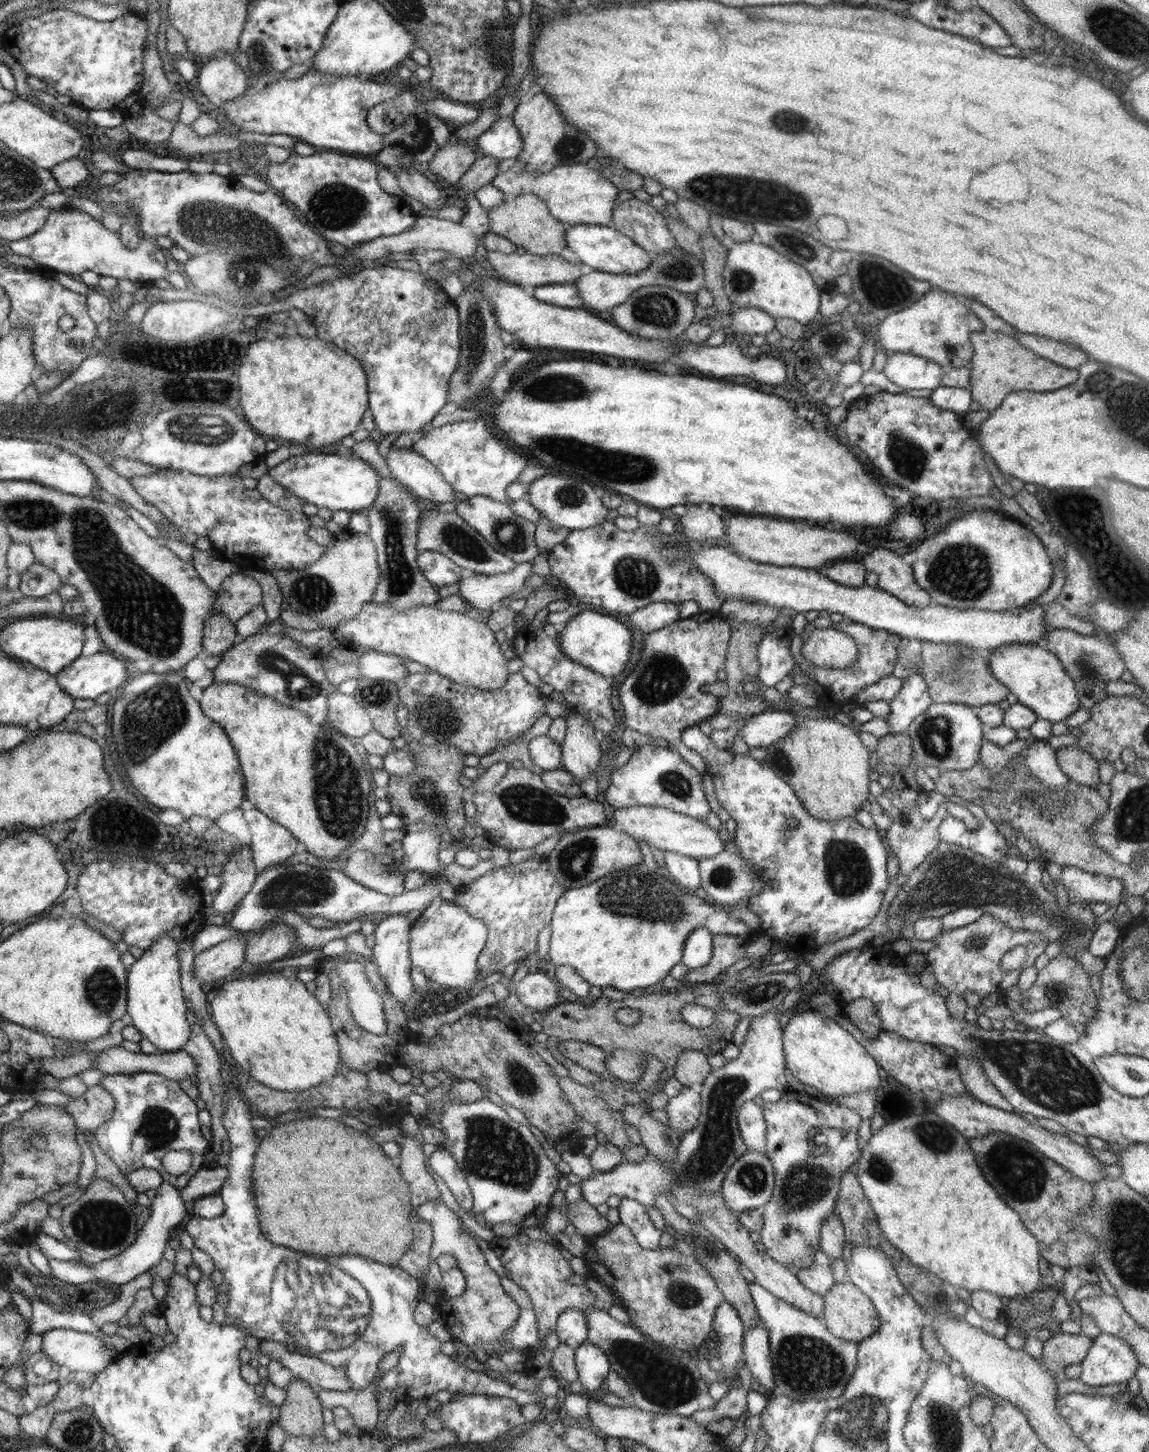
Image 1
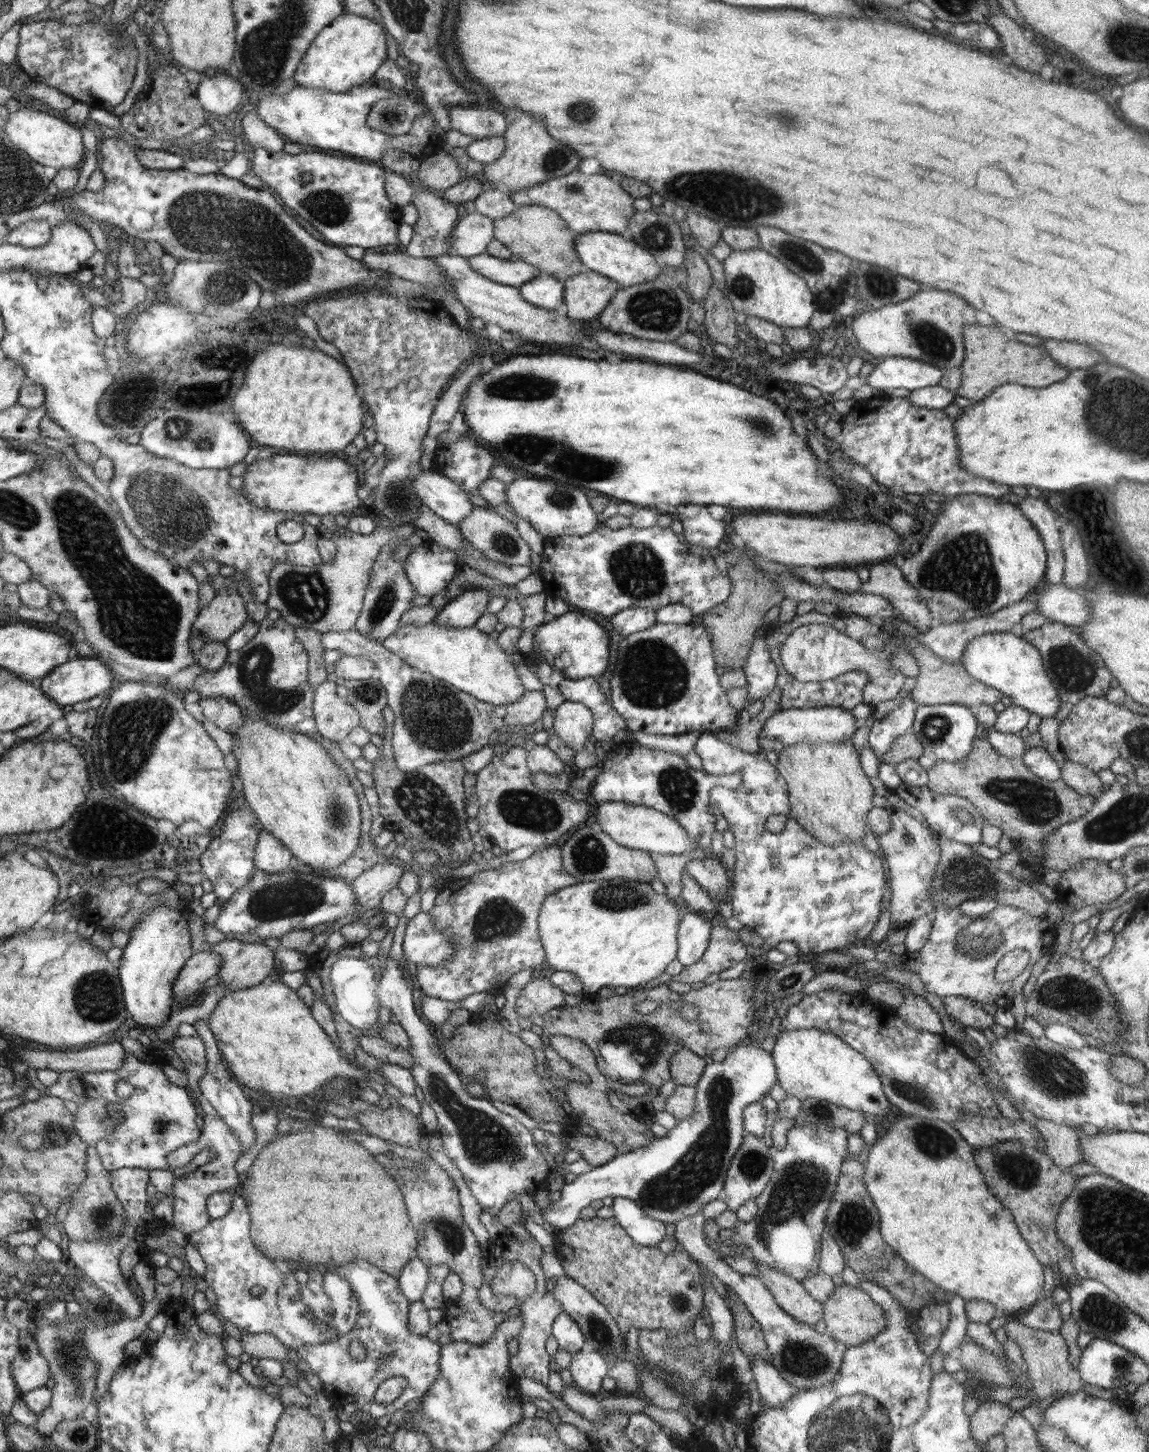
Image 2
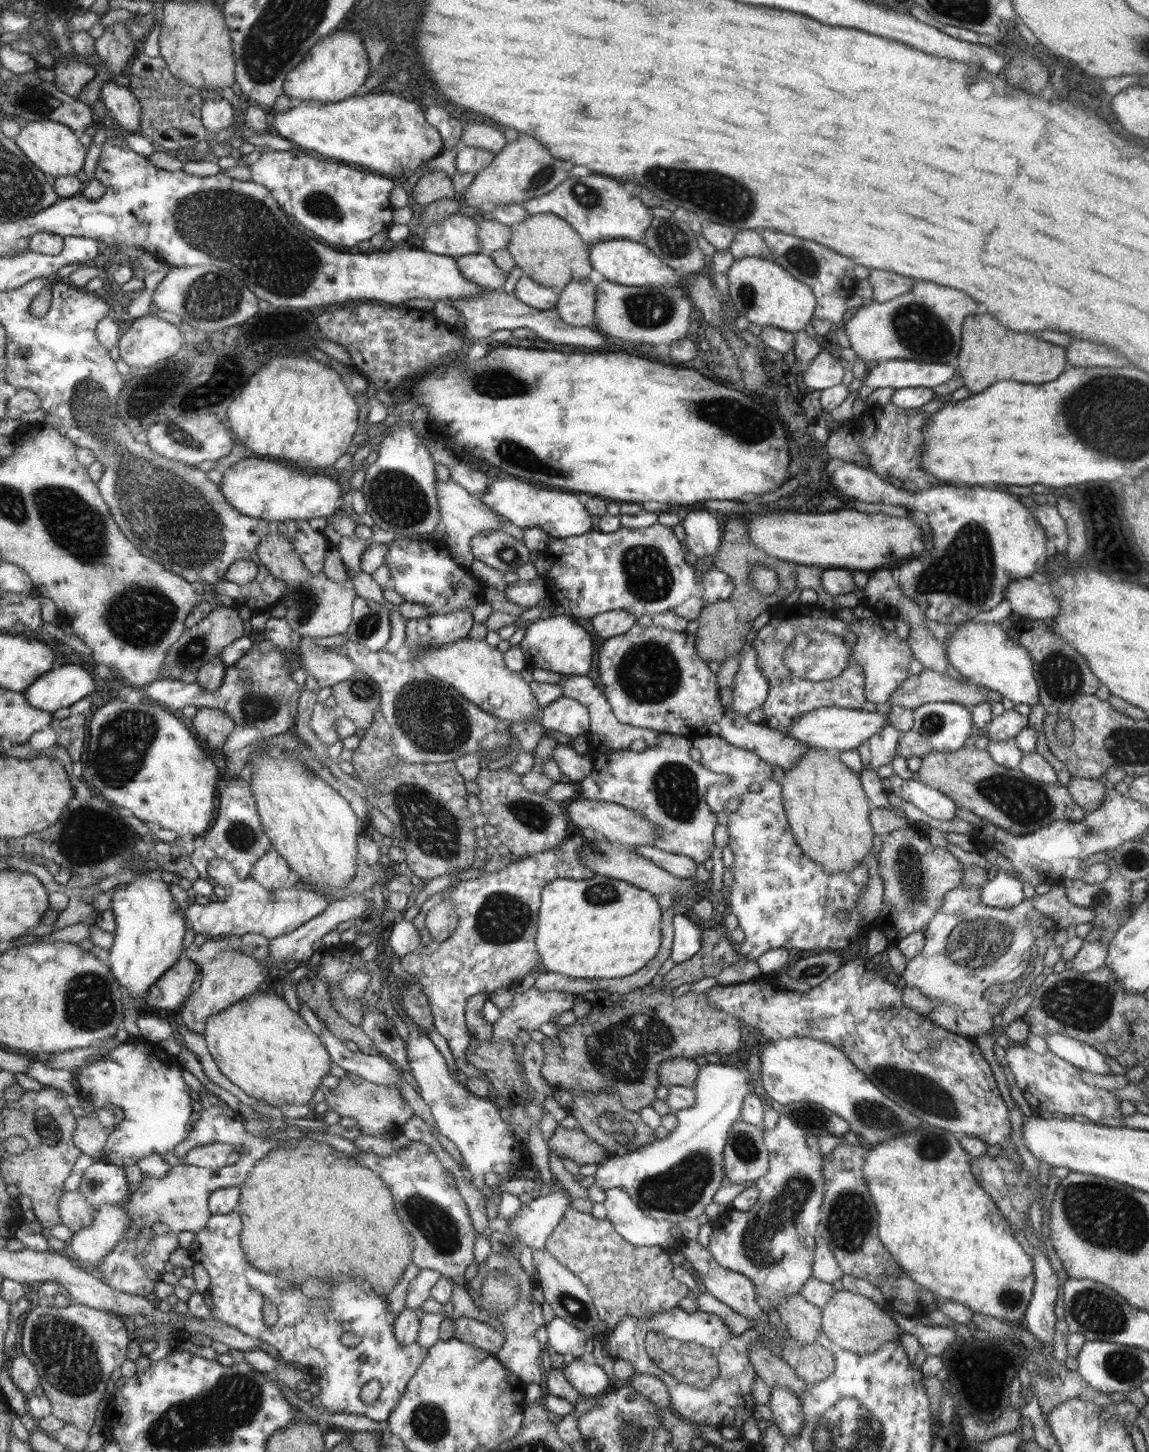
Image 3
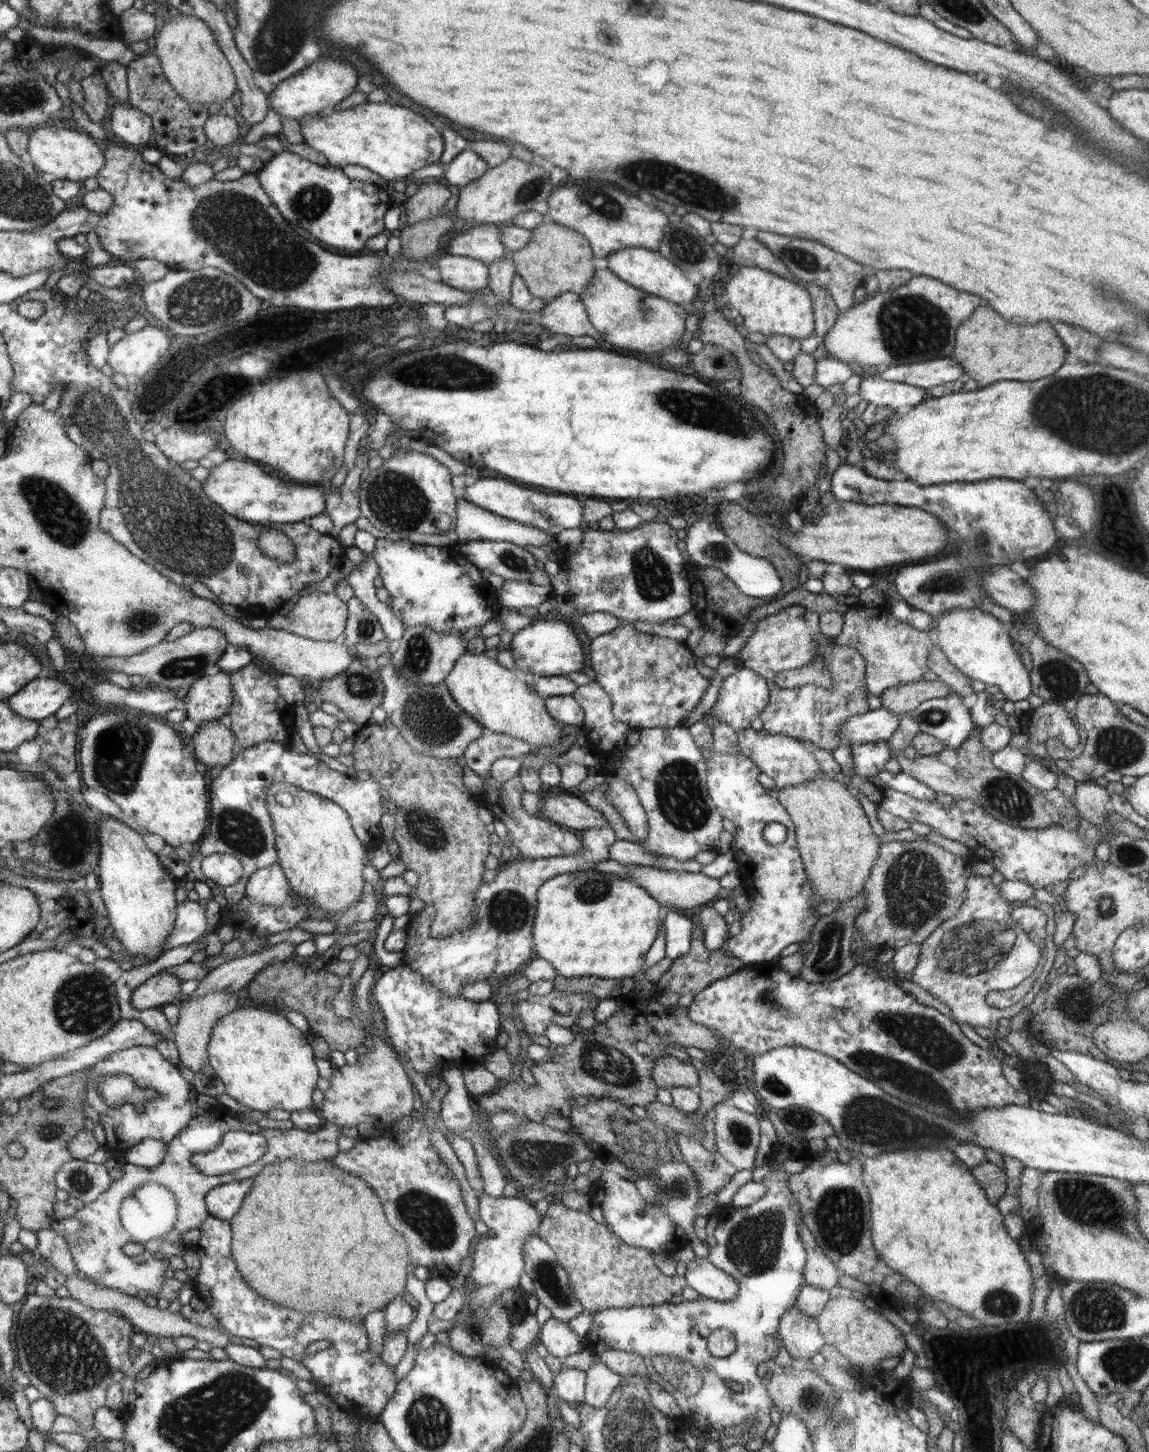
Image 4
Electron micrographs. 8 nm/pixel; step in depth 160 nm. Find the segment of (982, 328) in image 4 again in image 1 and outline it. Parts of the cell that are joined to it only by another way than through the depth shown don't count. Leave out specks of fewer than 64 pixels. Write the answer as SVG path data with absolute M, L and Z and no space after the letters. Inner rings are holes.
M986 330L982 332L972 332L970 338L973 346L973 355L971 358L972 366L970 372L970 394L972 400L982 404L986 410L998 408L1002 404L1004 396L1012 391L1032 391L1032 392L1052 392L1058 388L1064 388L1072 384L1078 377L1077 369L1069 369L1054 364L1046 360L1020 344L1018 339Z

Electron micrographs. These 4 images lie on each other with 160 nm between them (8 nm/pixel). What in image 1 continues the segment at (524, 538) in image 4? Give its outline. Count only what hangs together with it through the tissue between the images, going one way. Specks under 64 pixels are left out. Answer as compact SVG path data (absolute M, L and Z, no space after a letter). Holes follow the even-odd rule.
M389 449L385 461L392 476L403 486L409 488L419 498L427 498L430 502L458 502L454 497L456 488L444 480L440 471L414 449Z

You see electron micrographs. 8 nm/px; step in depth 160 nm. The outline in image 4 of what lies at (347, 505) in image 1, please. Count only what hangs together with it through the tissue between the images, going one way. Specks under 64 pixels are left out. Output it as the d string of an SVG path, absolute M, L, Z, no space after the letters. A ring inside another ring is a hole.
M228 458L221 465L212 467L203 483L203 491L235 518L256 524L307 522L326 510L320 485L304 485L287 479L268 476L258 463L246 462L246 458Z

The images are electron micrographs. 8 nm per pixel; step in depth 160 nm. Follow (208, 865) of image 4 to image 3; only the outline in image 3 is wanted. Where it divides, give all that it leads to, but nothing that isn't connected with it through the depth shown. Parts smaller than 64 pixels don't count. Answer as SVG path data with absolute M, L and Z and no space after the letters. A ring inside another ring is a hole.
M218 859L212 860L208 866L209 880L212 883L220 884L228 892L225 901L217 901L214 898L207 904L201 905L194 901L190 901L188 907L184 911L184 916L187 919L187 928L191 928L194 934L200 938L218 938L219 936L225 936L228 934L238 935L239 937L247 932L254 932L256 934L262 934L268 939L281 937L283 934L296 930L299 926L302 926L306 921L318 916L324 912L326 906L328 906L325 893L316 893L316 889L309 887L306 890L303 887L290 887L287 883L284 887L277 888L276 890L266 891L266 889L258 884L254 878L241 879L236 874L232 864L226 862L226 860Z

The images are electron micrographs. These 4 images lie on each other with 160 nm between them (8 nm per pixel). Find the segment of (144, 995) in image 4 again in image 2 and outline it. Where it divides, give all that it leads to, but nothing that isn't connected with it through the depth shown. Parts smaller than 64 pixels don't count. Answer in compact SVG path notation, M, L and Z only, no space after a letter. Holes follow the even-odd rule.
M194 952L187 964L179 972L174 984L175 997L178 1003L192 996L198 988L219 971L222 959L219 954L211 952Z

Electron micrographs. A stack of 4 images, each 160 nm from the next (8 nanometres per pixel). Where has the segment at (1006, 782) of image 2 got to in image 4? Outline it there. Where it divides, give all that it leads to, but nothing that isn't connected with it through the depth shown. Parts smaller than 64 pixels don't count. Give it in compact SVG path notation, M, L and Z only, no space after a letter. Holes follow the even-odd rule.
M976 738L964 741L957 749L945 754L916 756L914 760L907 758L904 751L892 751L898 760L901 771L909 774L929 786L935 793L950 794L954 799L973 800L991 813L994 818L1006 824L1042 829L1050 826L1063 826L1074 830L1082 821L1078 809L1072 802L1072 797L1064 795L1059 789L1038 790L1021 775L1010 774L993 765L991 753Z

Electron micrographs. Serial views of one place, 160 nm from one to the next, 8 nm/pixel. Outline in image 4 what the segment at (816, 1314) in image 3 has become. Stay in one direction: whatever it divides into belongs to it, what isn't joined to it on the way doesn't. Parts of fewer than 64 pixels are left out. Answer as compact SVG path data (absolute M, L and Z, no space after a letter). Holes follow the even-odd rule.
M797 1306L784 1313L777 1333L784 1348L794 1359L810 1360L826 1344L817 1317L804 1314Z

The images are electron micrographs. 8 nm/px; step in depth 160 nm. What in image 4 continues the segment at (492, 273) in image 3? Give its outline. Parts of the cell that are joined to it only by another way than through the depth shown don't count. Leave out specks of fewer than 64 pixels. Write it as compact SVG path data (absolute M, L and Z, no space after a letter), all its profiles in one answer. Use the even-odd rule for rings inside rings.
M440 254L437 256L438 280L452 288L479 292L489 281L489 265L465 256Z

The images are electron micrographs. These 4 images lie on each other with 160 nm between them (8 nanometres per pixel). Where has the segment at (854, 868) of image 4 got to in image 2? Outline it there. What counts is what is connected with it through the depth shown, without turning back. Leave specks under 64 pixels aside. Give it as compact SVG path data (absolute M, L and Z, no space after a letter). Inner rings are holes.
M851 740L822 744L798 743L785 745L777 752L778 762L774 765L787 782L787 791L791 806L790 816L809 832L816 840L826 846L845 844L849 840L858 840L866 836L867 816L872 806L874 786L860 765L858 751Z

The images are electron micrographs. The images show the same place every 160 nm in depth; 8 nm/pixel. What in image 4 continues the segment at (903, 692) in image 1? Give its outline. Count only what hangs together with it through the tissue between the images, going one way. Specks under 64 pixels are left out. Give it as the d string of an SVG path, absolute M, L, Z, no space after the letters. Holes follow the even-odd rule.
M887 741L851 744L854 772L858 776L871 777L885 770L884 764L893 758Z

